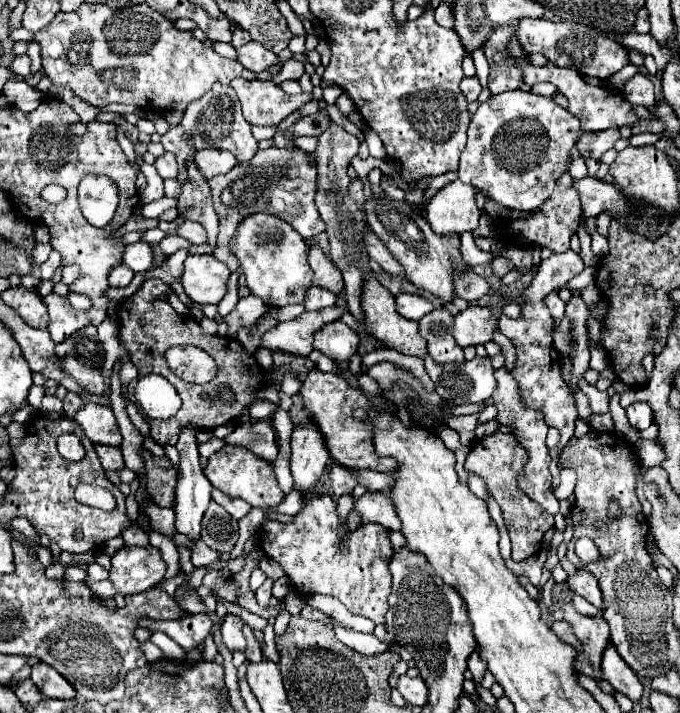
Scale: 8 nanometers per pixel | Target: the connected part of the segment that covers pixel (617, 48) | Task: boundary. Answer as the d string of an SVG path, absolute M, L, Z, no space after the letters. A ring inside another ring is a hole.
M520 19L518 29L516 29L518 41L524 47L526 53L542 53L550 63L558 67L570 67L576 69L582 75L588 77L598 77L598 79L608 79L616 71L620 71L624 65L628 65L628 51L616 43L610 37L604 35L588 35L586 29L574 29L566 27L564 23L554 23L548 19Z

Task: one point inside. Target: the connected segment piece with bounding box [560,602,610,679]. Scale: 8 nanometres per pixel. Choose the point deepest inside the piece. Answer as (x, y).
(593, 633)

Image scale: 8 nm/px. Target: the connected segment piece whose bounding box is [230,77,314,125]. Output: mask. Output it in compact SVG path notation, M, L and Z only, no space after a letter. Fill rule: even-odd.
M238 77L231 81L230 86L242 103L244 119L252 125L278 125L292 111L312 101L312 93L288 95L272 81L248 81Z

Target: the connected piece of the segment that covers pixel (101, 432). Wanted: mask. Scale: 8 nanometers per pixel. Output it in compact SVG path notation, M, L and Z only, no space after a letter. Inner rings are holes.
M86 403L76 415L74 421L82 427L84 435L92 443L104 443L104 445L120 445L122 435L116 425L116 417L112 413L112 407L98 405L98 403Z

